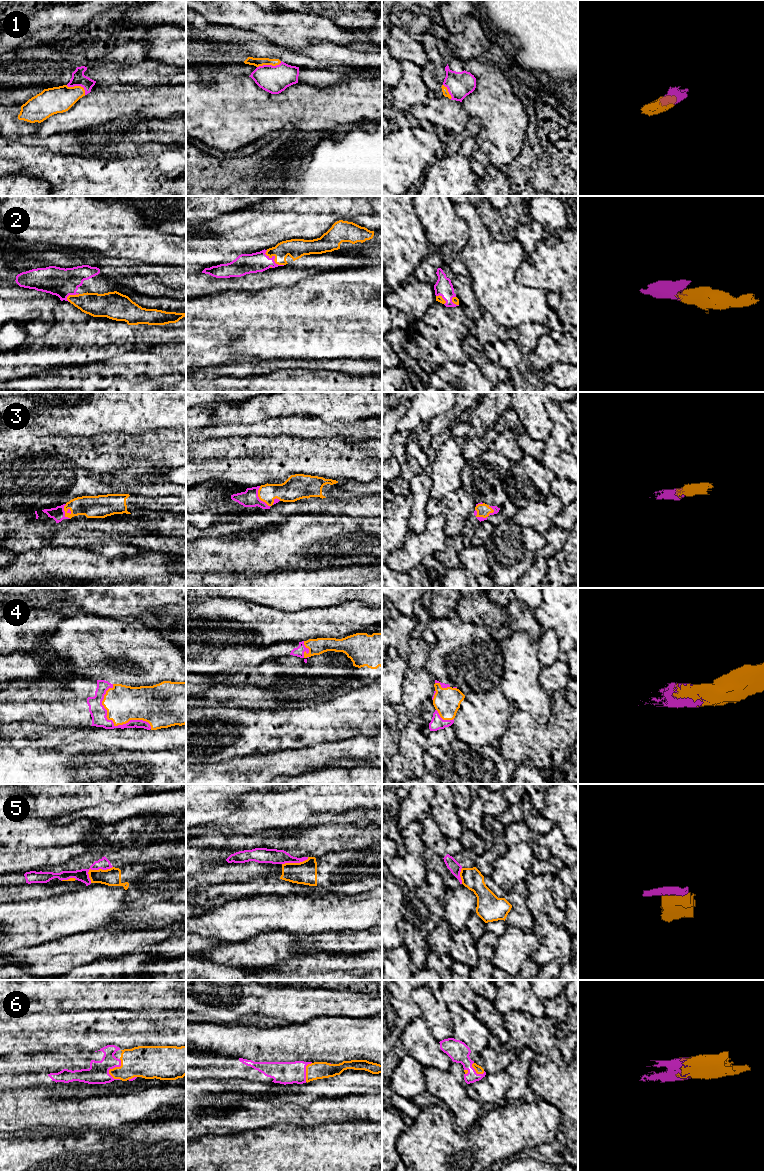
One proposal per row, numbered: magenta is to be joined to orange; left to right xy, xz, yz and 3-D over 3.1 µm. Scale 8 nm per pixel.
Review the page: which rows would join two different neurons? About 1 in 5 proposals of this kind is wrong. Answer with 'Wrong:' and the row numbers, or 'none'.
Wrong: 5

